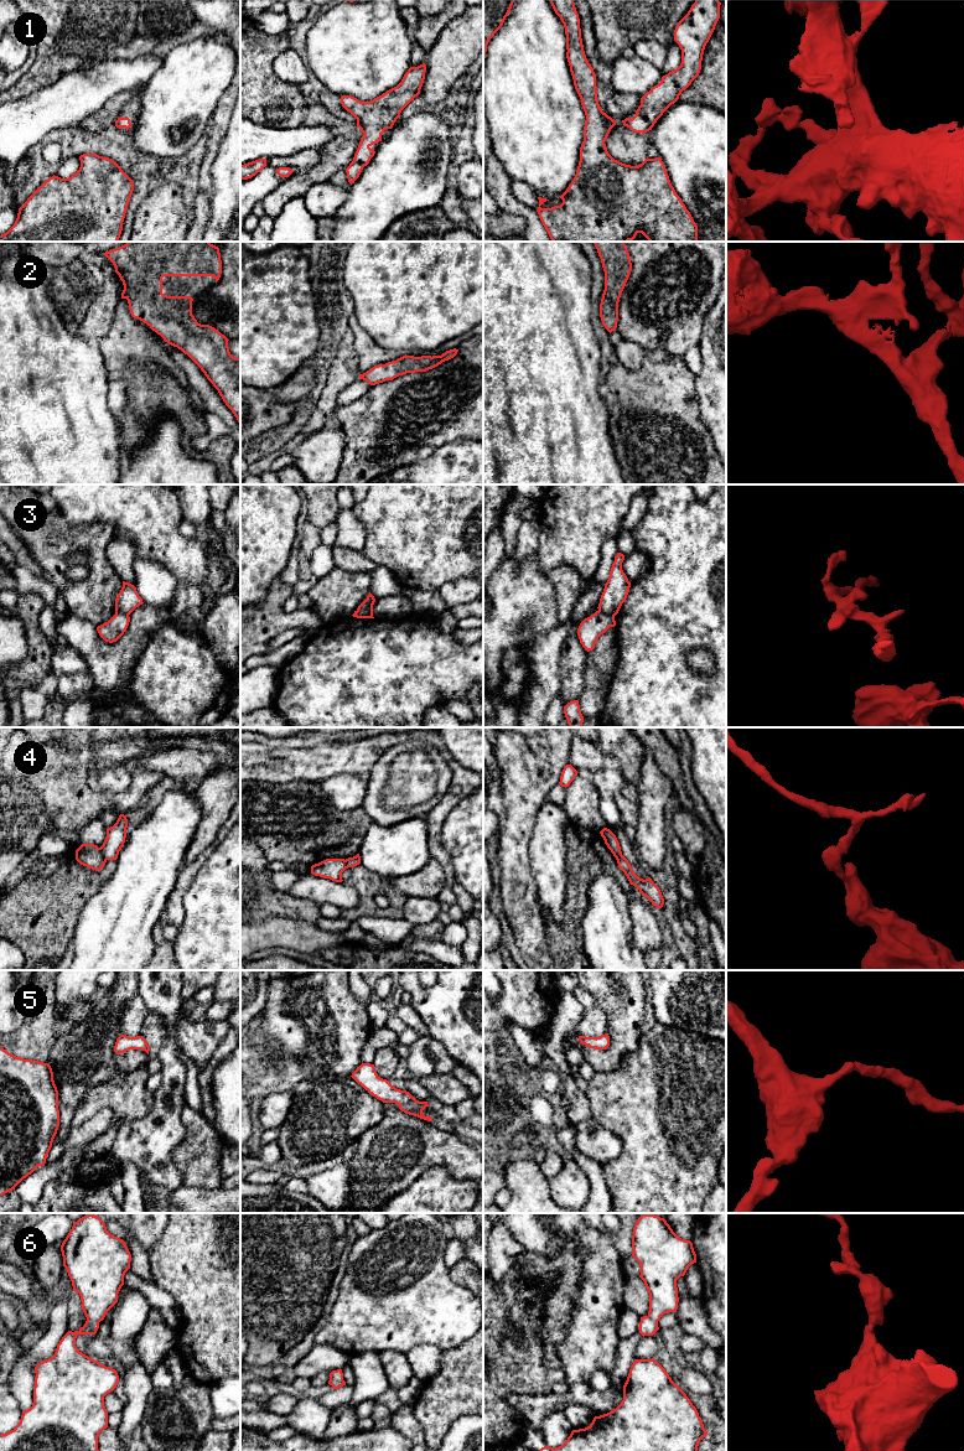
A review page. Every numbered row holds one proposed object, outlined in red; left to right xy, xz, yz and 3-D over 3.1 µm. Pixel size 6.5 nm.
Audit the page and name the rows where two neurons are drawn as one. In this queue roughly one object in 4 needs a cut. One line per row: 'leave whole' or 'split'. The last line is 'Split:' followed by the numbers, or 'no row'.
1: leave whole
2: leave whole
3: split
4: split
5: leave whole
6: leave whole
Split: 3, 4

